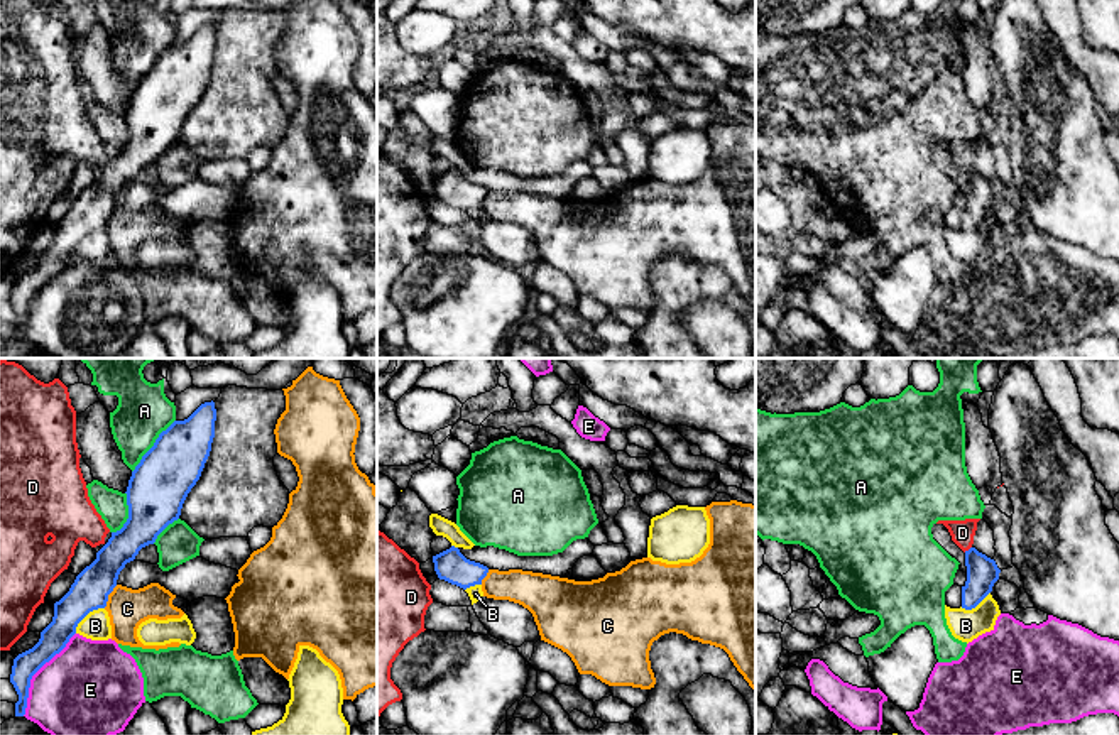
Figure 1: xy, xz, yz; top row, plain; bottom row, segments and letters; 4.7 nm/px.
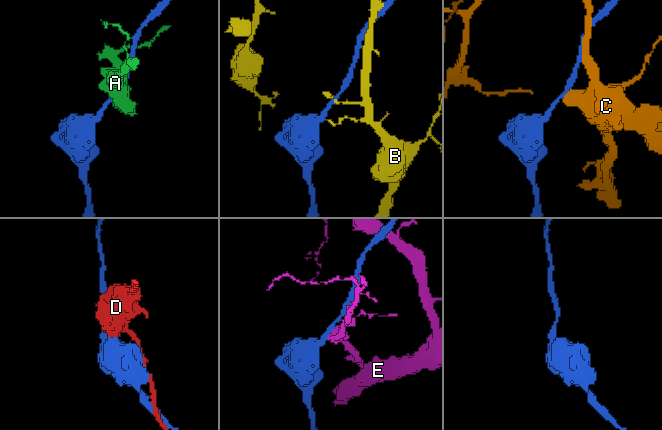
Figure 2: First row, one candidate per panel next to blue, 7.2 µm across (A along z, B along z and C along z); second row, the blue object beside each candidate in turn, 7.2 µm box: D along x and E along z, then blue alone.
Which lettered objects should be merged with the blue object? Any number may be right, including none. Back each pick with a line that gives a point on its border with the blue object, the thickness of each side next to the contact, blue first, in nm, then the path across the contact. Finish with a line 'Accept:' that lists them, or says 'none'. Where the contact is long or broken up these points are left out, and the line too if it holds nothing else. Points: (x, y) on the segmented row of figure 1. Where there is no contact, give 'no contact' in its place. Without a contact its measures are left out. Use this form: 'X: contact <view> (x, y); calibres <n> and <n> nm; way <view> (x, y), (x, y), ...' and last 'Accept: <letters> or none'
Accept: none

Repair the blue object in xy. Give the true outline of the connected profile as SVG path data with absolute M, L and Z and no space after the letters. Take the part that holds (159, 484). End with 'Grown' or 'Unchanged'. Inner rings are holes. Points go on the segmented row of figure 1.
M205 402L188 419L174 421L162 431L142 456L125 492L127 522L112 532L108 542L96 553L96 559L54 603L52 622L41 632L39 642L14 659L10 683L19 694L15 716L25 715L32 676L66 647L90 612L106 607L125 564L179 519L183 504L210 456L215 421L215 402Z. Unchanged

